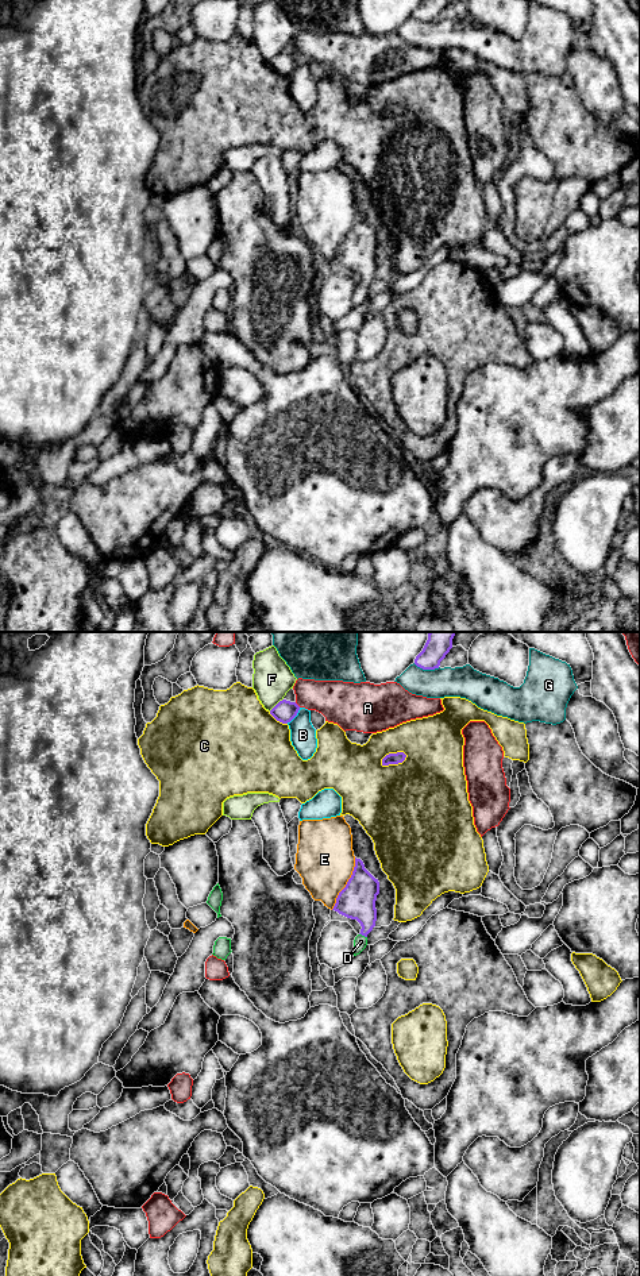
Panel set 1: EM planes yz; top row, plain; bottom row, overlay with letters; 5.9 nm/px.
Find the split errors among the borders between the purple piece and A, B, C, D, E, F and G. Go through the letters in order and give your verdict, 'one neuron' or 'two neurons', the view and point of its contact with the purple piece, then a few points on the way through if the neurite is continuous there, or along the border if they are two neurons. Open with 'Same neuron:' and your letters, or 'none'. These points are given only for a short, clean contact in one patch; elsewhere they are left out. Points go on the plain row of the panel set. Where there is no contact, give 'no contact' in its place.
Same neuron: D
A: two neurons | yz (296, 56)
B: two neurons | yz (295, 68)
C: two neurons | yz (394, 115)
D: one neuron | yz (363, 286) | across yz (357, 253), (365, 263), (363, 286), (361, 293)
E: two neurons | yz (347, 235)
F: two neurons | yz (277, 56)
G: two neurons | yz (427, 20)

